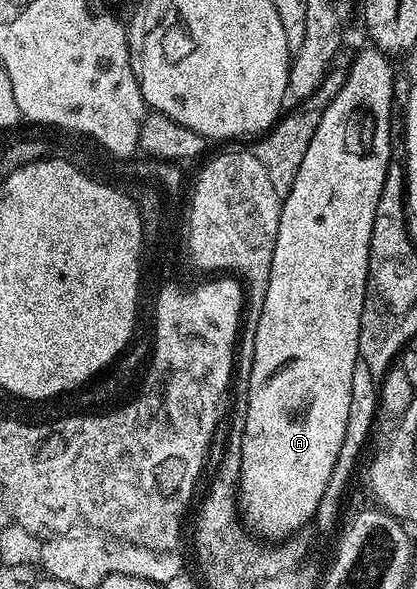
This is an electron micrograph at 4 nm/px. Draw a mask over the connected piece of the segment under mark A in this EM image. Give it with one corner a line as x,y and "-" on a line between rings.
367,45
352,61
347,80
328,101
327,108
319,111
317,129
279,211
269,285
253,341
253,369
245,380
247,416
243,422
238,493
242,522
265,541
282,541
314,520
345,440
353,369
359,360
373,217
377,217
377,201
381,201
381,189
393,162
391,102
395,99
395,71
390,62
374,45

